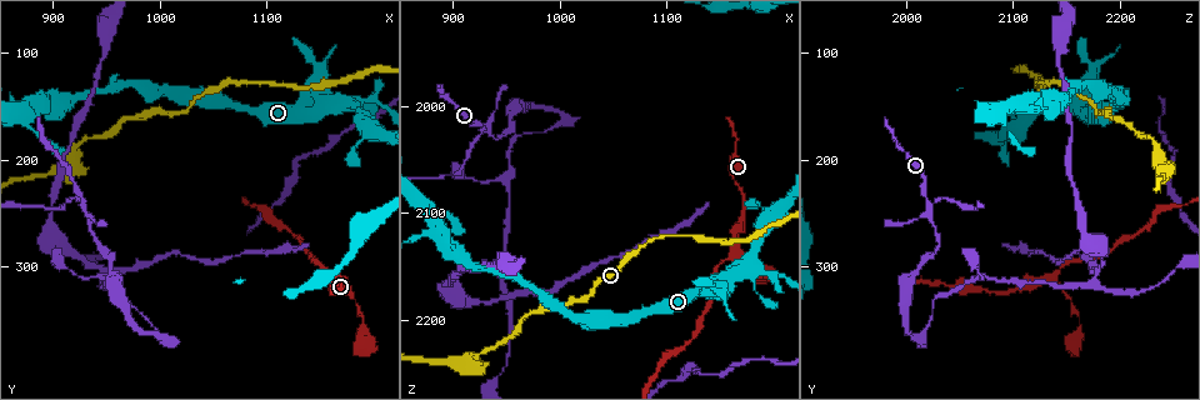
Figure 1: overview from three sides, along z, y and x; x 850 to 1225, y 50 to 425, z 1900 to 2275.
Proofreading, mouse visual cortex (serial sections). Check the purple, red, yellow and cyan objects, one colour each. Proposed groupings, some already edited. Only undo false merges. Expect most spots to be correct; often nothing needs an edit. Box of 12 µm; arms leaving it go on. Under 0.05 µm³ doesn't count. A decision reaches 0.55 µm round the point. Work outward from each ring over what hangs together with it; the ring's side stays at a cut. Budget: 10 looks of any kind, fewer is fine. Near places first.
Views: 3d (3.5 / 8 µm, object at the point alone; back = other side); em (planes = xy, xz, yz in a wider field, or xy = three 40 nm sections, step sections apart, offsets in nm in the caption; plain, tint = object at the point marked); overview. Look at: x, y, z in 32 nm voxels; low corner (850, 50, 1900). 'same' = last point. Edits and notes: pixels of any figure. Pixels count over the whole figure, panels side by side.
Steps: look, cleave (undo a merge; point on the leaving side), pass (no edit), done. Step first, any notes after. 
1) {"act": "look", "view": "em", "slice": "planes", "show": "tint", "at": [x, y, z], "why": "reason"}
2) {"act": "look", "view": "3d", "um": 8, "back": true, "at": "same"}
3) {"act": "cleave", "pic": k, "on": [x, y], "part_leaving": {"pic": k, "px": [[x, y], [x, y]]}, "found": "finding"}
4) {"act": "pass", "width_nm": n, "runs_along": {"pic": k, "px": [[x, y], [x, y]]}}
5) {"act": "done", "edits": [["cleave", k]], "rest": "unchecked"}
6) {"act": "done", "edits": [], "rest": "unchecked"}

{"act": "look", "view": "3d", "um": 3.5, "at": [928, 242, 2022], "why": "three-way junction"}

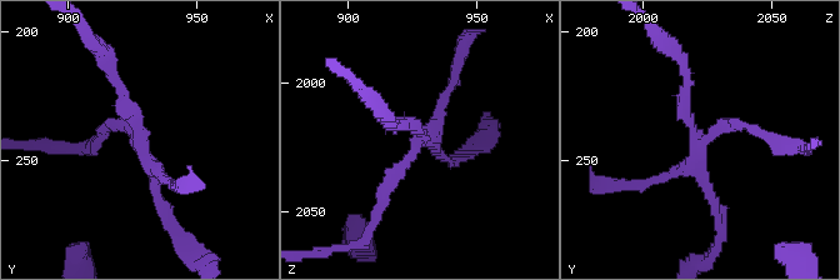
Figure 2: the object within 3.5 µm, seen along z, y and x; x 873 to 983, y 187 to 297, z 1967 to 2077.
{"act": "look", "view": "em", "slice": "planes", "show": "tint", "at": [928, 243, 2021]}

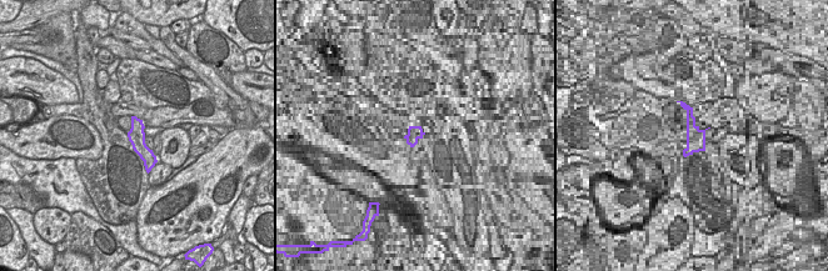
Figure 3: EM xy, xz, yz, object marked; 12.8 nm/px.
{"act": "cleave", "pic": 2, "on": [110, 126], "border": {"pic": 3, "px": [[130, 130], [141, 147], [141, 159]]}, "found": "a second cell is stuck on"}

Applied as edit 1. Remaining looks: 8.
{"act": "look", "view": "overview"}

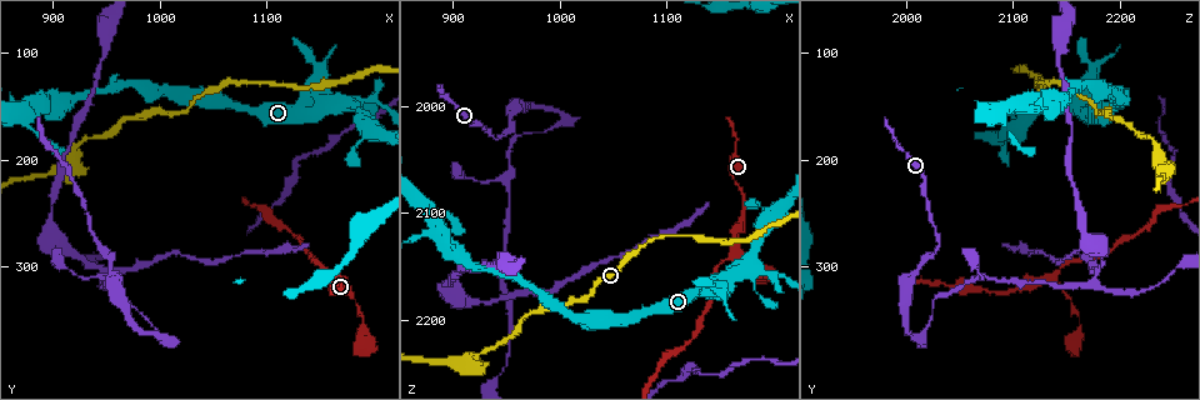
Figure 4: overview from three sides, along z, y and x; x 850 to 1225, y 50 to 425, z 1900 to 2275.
{"act": "look", "view": "3d", "um": 3.5, "at": [1002, 366, 2008], "why": "sharp bend"}

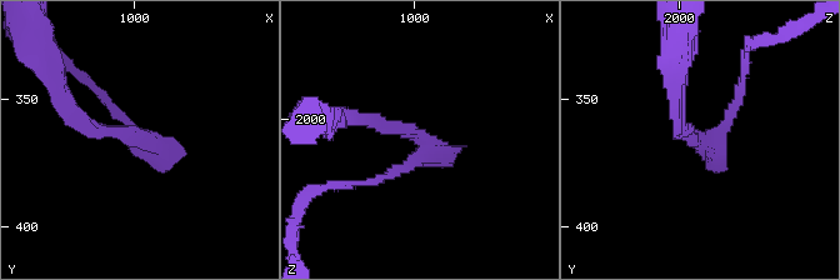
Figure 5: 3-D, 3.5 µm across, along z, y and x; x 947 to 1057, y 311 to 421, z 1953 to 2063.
{"act": "look", "view": "em", "slice": "planes", "show": "tint", "at": [1003, 365, 2008]}

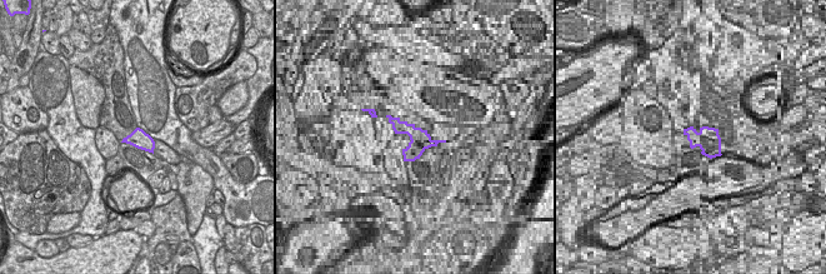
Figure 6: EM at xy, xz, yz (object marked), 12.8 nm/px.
{"act": "cleave", "pic": 5, "on": [728, 113], "part_leaving": {"pic": 5, "px": [[706, 139], [729, 120], [745, 58]]}, "found": "a second cell is stuck on"}

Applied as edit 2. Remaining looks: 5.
{"act": "look", "view": "overview", "why": "redraw"}

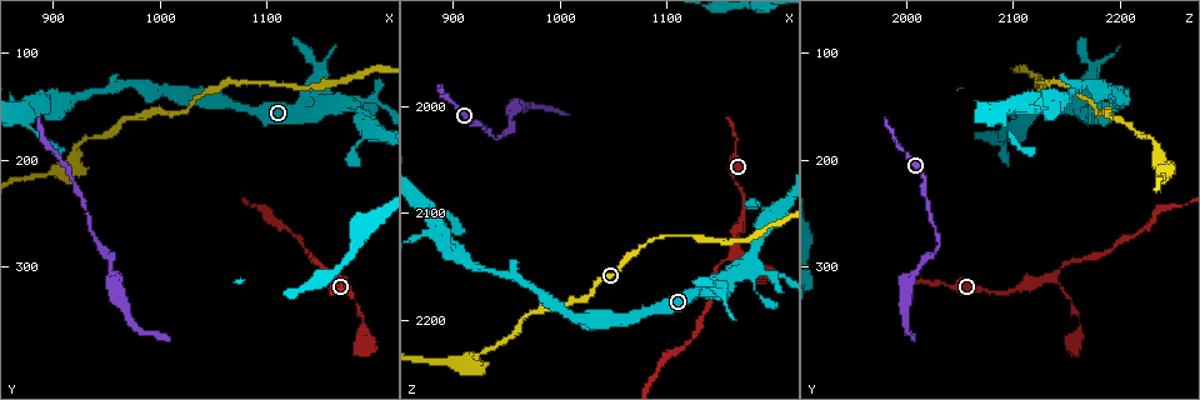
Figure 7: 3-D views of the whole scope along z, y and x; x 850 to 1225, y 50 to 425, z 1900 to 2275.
{"act": "look", "view": "3d", "um": 8, "back": true, "at": [914, 206, 2236]}

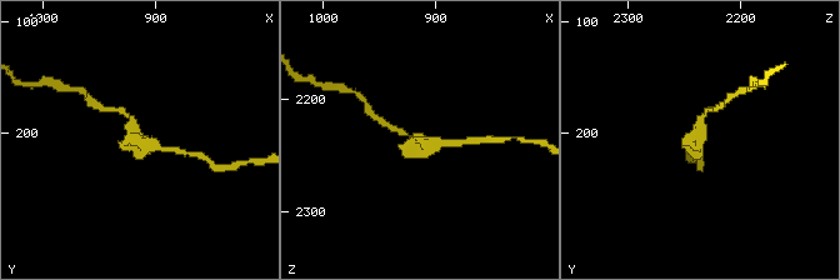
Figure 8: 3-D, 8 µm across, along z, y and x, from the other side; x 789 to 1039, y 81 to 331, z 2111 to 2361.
{"act": "look", "view": "em", "slice": "xy", "step": 1, "show": "tint", "at": [916, 208, 2238]}

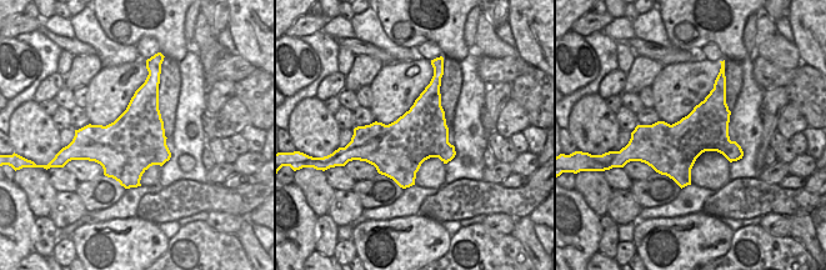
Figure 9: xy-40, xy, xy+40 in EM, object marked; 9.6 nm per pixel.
{"act": "pass", "width_nm": 550, "runs_along": {"pic": 8, "px": [[121, 110], [143, 145], [171, 150]]}, "found": "continuous, no second cell"}

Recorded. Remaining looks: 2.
{"act": "look", "view": "3d", "um": 3.5, "at": [1178, 144, 2148], "why": "three arms meet"}

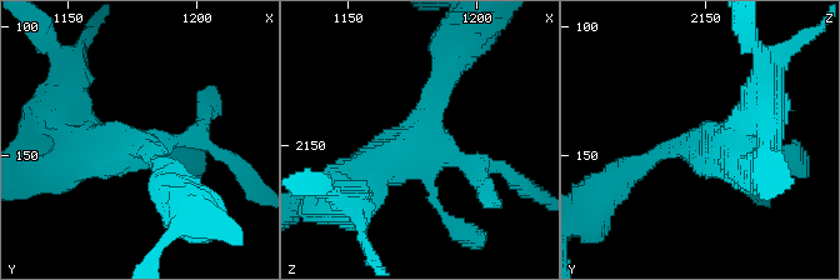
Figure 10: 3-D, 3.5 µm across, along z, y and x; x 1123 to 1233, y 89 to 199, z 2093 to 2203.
{"act": "look", "view": "em", "slice": "planes", "show": "tint", "at": [1177, 146, 2148], "why": "now the EM"}

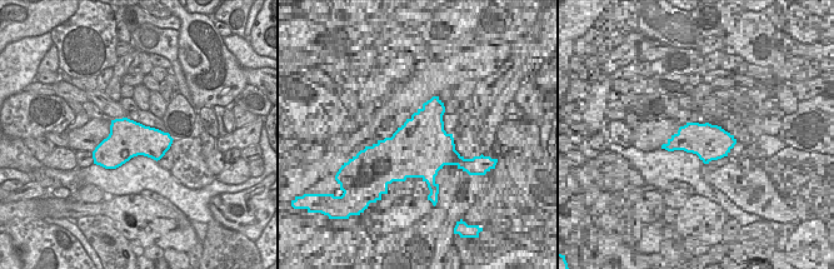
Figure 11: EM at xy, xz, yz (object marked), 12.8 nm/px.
{"act": "pass", "runs_along": {"pic": 10, "px": [[346, 185], [426, 134], [441, 73]]}, "found": "continuous, no second cell"}

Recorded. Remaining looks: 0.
{"act": "done", "edits": [["cleave", 2], ["cleave", 5]], "rest": "unchecked"}

